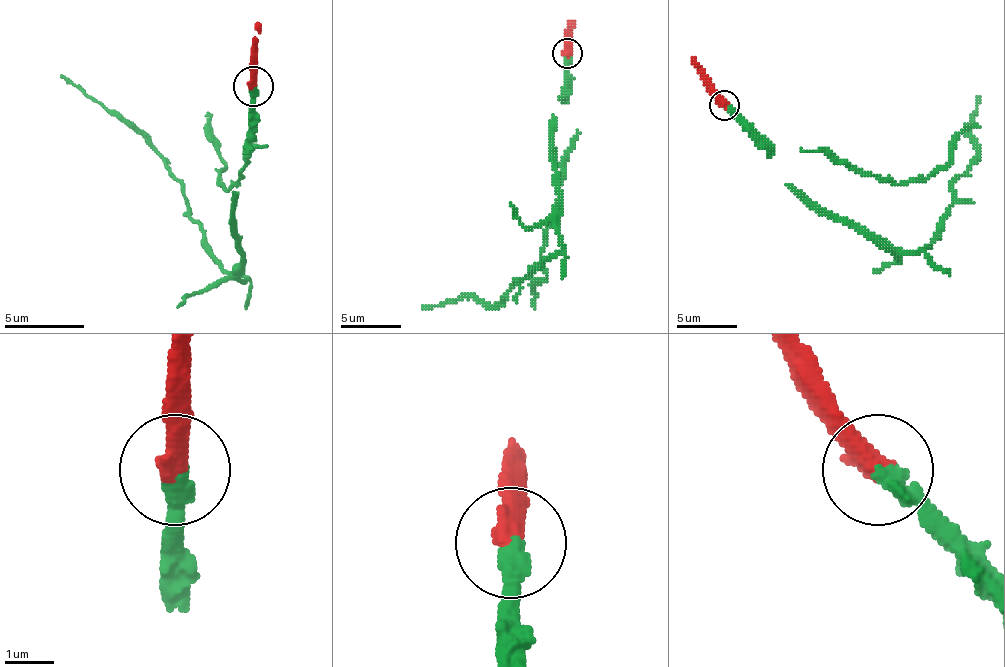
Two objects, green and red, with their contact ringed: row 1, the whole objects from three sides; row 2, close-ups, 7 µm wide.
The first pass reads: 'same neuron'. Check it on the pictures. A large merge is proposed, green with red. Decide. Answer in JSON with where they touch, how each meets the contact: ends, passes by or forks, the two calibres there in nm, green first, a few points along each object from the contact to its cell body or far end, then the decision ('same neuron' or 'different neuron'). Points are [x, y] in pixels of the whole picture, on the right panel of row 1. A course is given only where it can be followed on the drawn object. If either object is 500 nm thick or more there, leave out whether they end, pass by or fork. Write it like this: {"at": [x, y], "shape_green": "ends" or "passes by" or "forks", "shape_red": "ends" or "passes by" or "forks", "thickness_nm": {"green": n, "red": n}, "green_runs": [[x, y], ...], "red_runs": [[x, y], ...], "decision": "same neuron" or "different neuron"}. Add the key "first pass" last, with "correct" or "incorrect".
{"at": [724, 105], "shape_green": "ends", "shape_red": "ends", "thickness_nm": {"green": 400, "red": 440}, "green_runs": [[725, 106], [786, 184], [898, 251], [931, 242], [952, 203], [952, 178], [937, 169], [892, 184], [801, 148]], "red_runs": [[725, 106], [692, 57]], "decision": "same neuron", "first pass": "correct"}

